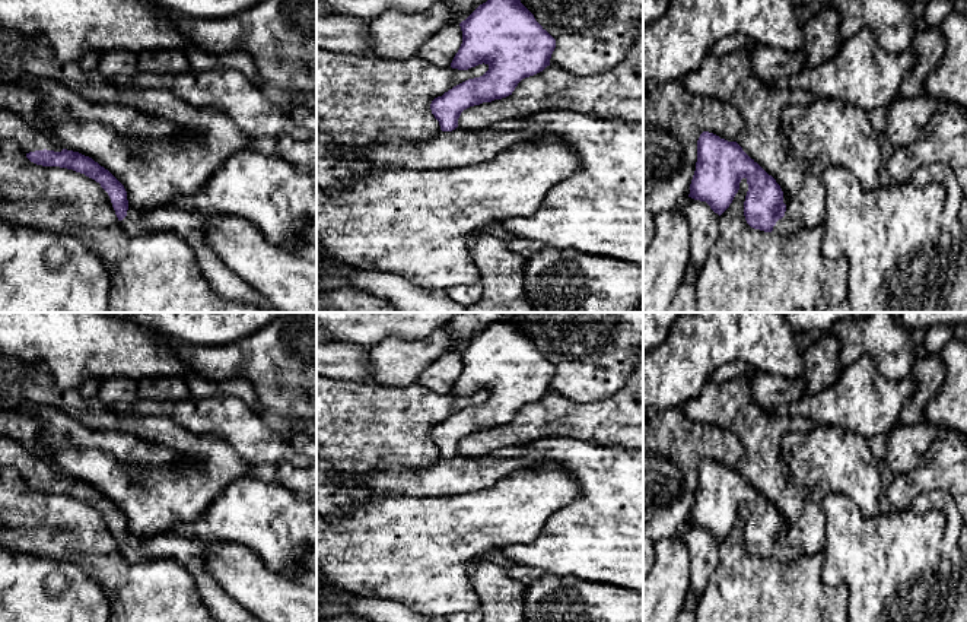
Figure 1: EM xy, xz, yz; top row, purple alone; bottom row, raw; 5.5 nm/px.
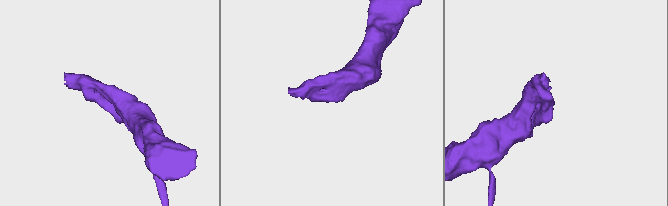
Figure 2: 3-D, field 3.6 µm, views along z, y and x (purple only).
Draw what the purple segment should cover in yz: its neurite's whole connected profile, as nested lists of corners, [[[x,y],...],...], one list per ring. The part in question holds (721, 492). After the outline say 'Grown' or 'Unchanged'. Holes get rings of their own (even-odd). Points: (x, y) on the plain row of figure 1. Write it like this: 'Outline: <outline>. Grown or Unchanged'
Outline: [[[817,425],[809,432],[792,431],[782,438],[782,454],[805,494],[805,508],[788,531],[783,530],[783,518],[776,507],[737,469],[709,458],[703,458],[697,467],[697,489],[688,524],[706,529],[721,543],[745,505],[747,550],[764,559],[789,562],[823,552],[823,499],[827,494],[850,496],[865,518],[879,514],[879,463],[862,435],[834,425]]]. Grown

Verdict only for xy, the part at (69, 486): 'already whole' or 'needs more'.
needs more

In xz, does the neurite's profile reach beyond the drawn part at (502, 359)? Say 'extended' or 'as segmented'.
extended

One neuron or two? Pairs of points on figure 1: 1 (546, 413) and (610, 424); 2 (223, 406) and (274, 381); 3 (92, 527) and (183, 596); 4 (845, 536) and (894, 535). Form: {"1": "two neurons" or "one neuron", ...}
{"1": "one neuron", "2": "two neurons", "3": "one neuron", "4": "one neuron"}

